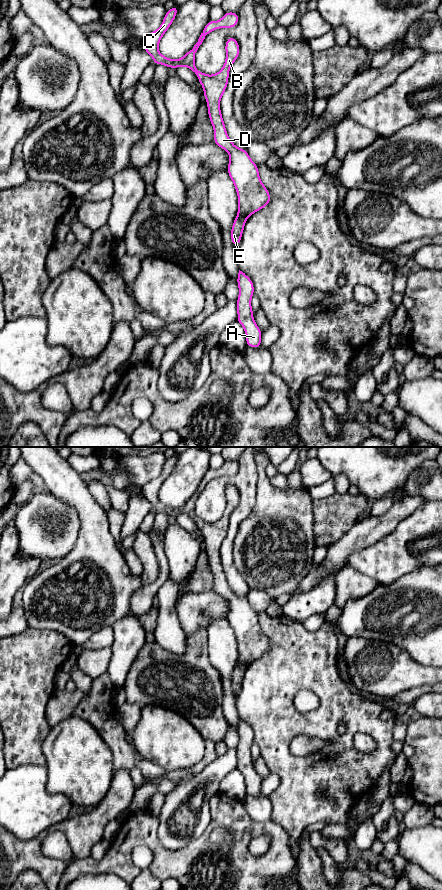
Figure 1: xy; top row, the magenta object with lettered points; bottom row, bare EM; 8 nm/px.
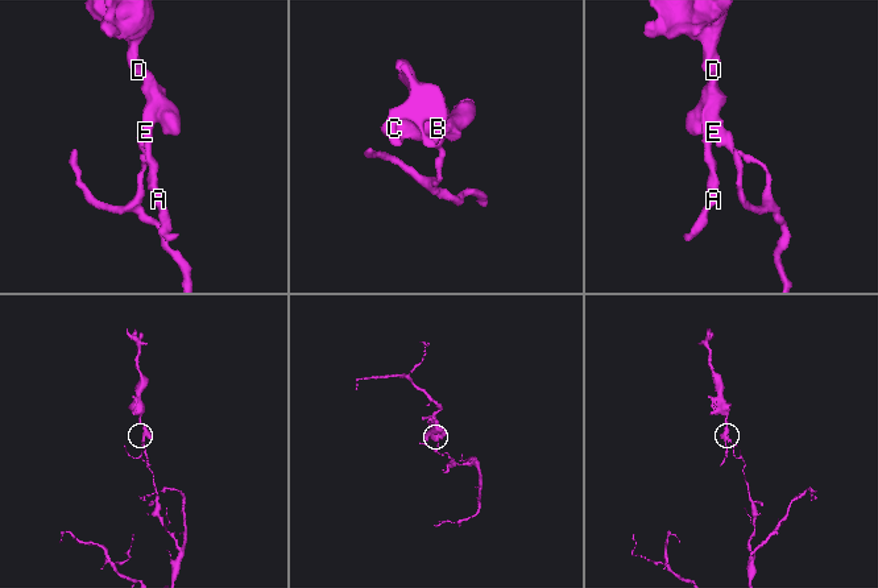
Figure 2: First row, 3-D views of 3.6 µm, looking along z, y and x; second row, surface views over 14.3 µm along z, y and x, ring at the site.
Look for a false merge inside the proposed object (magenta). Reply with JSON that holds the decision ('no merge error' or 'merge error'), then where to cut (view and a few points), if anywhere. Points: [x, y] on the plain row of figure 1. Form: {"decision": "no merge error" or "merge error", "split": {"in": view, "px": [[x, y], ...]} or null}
{"decision": "merge error", "split": {"in": "xy", "px": [[238, 659], [246, 667]]}}

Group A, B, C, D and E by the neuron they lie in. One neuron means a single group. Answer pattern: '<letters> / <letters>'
A B C D / E

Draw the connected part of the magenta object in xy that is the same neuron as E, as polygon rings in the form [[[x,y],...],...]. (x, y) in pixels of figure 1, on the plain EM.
[[[238,660],[233,670],[231,681],[230,681],[232,693],[234,696],[236,696],[241,689],[245,670],[246,670],[245,665]]]

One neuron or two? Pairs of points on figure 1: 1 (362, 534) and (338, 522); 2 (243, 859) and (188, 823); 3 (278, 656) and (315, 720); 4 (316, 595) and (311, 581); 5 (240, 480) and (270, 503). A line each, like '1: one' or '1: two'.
1: two
2: two
3: one
4: two
5: two

